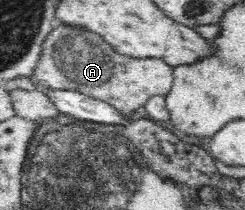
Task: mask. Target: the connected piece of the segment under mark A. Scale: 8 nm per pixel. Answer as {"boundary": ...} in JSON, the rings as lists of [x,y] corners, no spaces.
{"boundary":[[[61,25],[52,29],[40,58],[29,77],[39,91],[70,90],[111,104],[126,116],[141,115],[144,103],[152,96],[170,94],[173,67],[159,58],[136,58],[118,54],[108,42],[88,29]]]}

